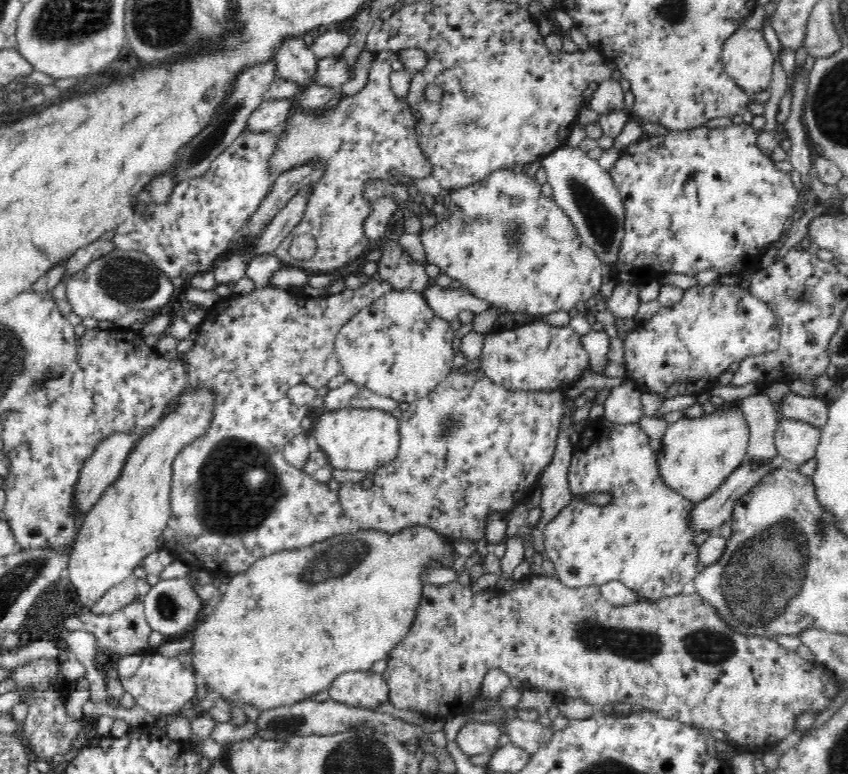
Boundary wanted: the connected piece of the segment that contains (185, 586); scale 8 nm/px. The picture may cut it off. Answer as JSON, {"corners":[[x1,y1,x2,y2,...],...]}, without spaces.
{"corners":[[186,577,159,579,146,594,143,605,146,621,148,621,151,630,156,630,165,636,175,636,186,631,196,622,199,614,208,609,207,603,200,599]]}

